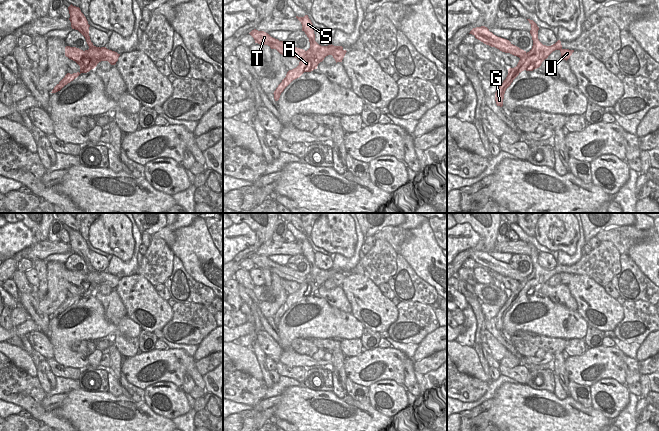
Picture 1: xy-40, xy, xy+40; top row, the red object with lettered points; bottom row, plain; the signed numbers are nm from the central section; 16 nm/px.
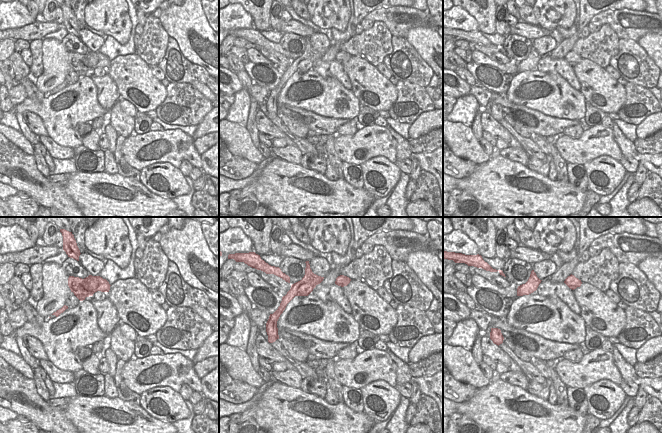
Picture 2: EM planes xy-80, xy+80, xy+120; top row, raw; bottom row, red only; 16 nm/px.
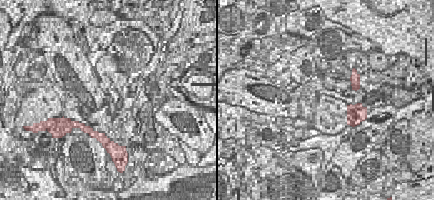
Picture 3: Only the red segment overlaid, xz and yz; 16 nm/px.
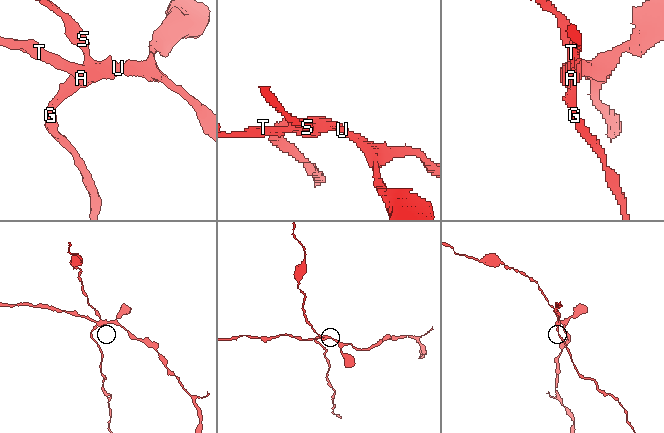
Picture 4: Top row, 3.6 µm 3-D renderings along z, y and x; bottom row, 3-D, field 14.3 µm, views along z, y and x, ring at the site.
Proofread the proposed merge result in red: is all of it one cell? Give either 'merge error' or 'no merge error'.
merge error

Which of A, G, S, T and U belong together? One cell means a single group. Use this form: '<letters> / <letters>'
A T U / G S

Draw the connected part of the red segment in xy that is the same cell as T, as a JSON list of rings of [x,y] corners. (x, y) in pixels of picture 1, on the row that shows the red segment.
[[[254,29],[249,34],[254,38],[255,43],[268,45],[271,49],[276,49],[282,55],[300,60],[301,62],[297,67],[301,68],[303,72],[311,72],[317,69],[318,64],[328,55],[332,55],[336,63],[342,62],[347,52],[342,46],[334,46],[332,44],[328,46],[319,45],[318,48],[320,50],[316,51],[316,56],[314,57],[312,54],[308,55],[307,51],[297,48],[286,41],[279,41],[264,31]]]

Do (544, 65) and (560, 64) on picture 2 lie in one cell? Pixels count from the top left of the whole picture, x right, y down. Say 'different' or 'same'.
same

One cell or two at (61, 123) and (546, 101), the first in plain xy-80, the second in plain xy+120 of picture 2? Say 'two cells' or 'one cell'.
one cell

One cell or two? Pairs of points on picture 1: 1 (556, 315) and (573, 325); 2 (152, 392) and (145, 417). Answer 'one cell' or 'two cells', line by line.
1: one cell
2: two cells

